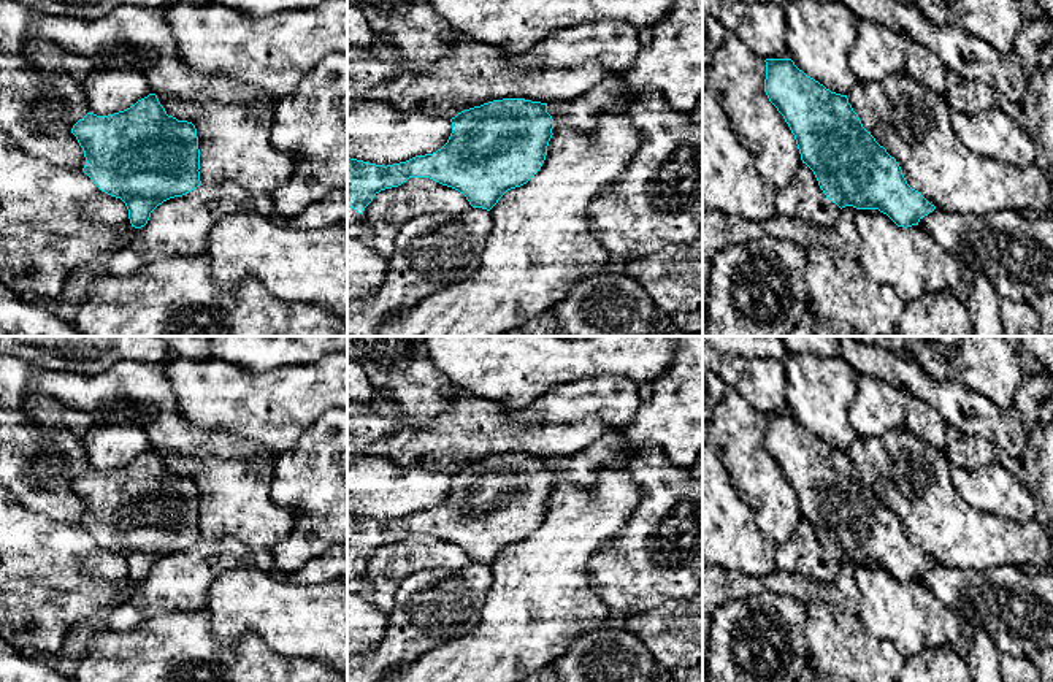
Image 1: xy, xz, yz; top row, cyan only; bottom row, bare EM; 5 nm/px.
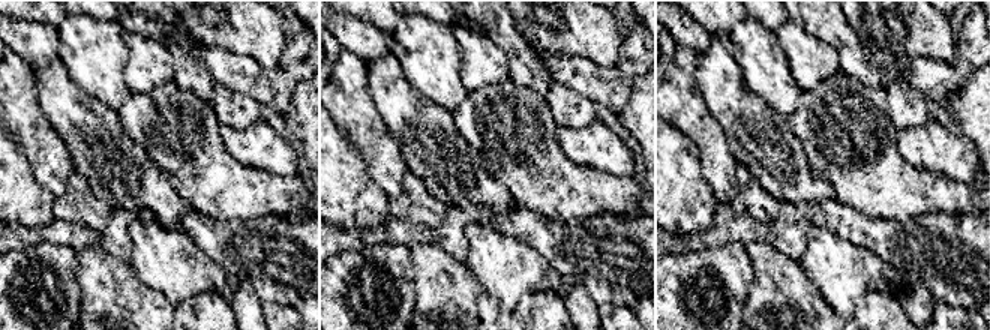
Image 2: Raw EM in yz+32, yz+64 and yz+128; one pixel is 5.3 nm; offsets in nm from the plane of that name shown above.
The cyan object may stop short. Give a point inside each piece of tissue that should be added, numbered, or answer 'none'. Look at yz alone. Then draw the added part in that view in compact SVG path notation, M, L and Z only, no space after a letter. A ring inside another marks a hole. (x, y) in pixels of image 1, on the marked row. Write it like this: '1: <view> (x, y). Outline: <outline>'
none

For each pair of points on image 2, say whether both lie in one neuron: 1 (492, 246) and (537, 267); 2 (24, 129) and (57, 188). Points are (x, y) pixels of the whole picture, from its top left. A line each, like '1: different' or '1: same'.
1: same
2: same

